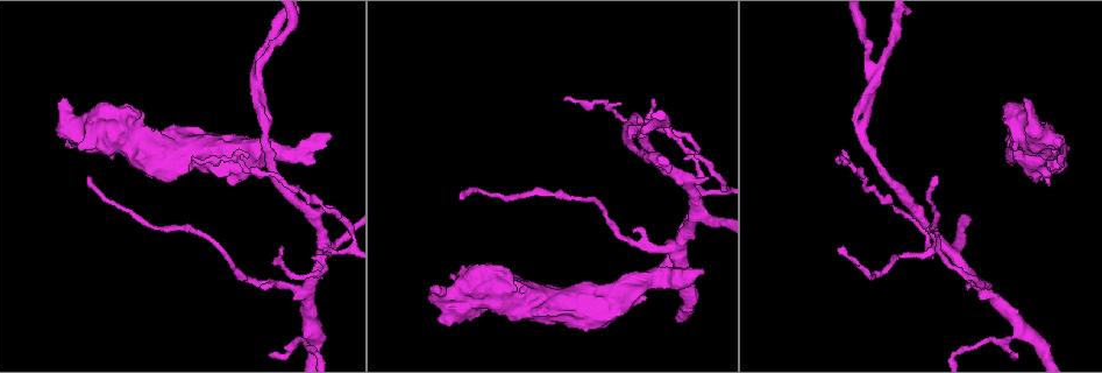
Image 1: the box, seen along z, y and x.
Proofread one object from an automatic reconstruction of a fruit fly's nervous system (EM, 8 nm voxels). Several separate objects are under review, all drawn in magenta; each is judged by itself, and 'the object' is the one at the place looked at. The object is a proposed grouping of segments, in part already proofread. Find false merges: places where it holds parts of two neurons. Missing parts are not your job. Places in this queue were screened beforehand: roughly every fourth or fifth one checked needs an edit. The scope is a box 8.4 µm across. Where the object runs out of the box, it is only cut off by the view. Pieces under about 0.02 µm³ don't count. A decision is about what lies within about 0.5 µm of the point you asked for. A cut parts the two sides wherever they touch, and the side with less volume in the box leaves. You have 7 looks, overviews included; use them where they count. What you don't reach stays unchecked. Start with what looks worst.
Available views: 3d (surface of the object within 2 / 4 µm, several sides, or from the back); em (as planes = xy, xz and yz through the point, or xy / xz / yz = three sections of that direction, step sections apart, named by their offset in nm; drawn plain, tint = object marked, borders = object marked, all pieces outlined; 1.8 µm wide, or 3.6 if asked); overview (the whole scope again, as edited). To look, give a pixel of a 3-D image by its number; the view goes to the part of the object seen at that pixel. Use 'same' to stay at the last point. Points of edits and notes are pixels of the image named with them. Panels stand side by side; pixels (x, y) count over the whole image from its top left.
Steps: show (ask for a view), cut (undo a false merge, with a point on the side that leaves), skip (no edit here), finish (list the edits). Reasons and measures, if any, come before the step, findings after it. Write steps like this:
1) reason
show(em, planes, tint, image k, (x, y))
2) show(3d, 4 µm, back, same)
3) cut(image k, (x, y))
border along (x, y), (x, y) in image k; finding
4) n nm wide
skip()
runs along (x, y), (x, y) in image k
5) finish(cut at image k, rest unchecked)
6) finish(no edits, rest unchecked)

looks like a crossing
show(em, xy, step 4, tint, image 1, (942, 242))

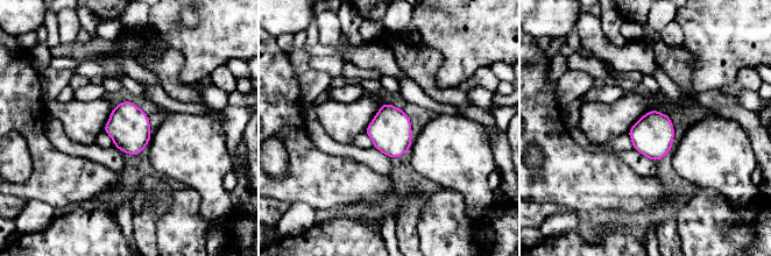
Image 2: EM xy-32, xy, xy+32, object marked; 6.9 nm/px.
show(em, planes, tint, same)

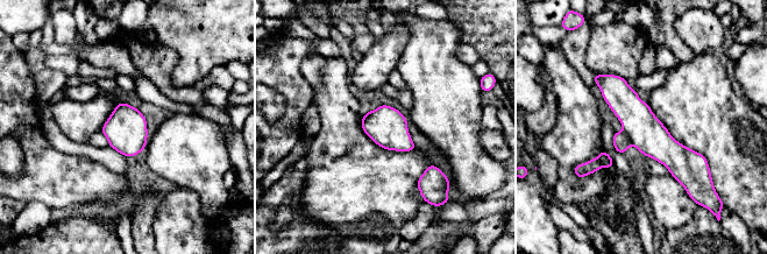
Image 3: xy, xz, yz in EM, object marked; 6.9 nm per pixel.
260 nm wide
cut(image 3, (620, 141))
border along (623, 131), (631, 145) in image 3; two neurons meet here

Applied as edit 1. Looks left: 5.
redraw
show(overview)

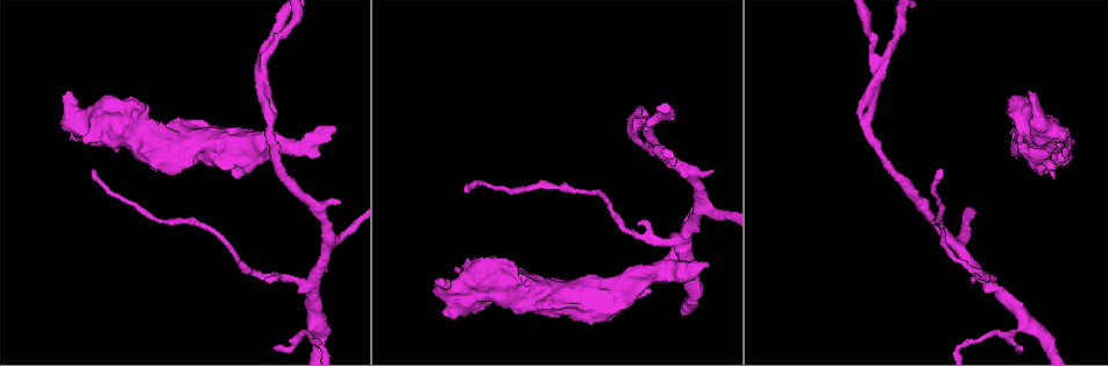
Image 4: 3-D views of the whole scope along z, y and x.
three arms meet
show(3d, 2 µm, image 4, (875, 63))

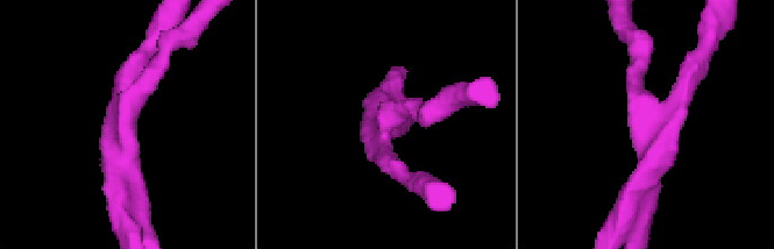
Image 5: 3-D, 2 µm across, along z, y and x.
3 arms
show(em, planes, tint, image 5, (650, 121))

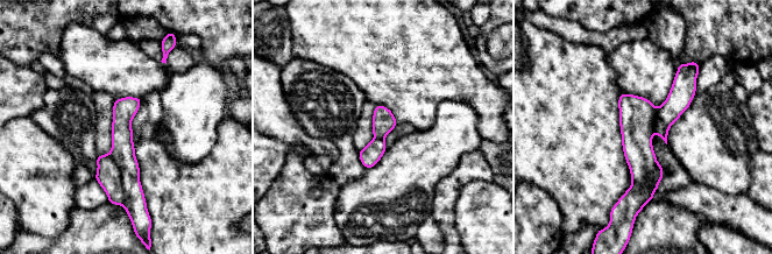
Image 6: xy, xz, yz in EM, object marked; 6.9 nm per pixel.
skip()
runs along (680, 70), (680, 98), (642, 136), (638, 199) in image 6; all the same neuron

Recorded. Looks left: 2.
show(em, 3.6 µm, xz, step 16, tint, image 4, (101, 130))

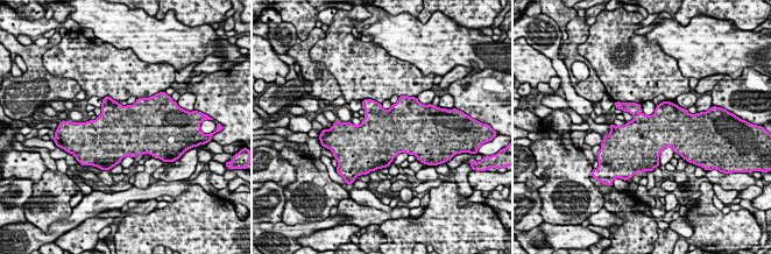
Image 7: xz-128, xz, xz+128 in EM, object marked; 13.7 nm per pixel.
skip()
all the same neuron

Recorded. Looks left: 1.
finish(cut at image 3, rest unchecked)

